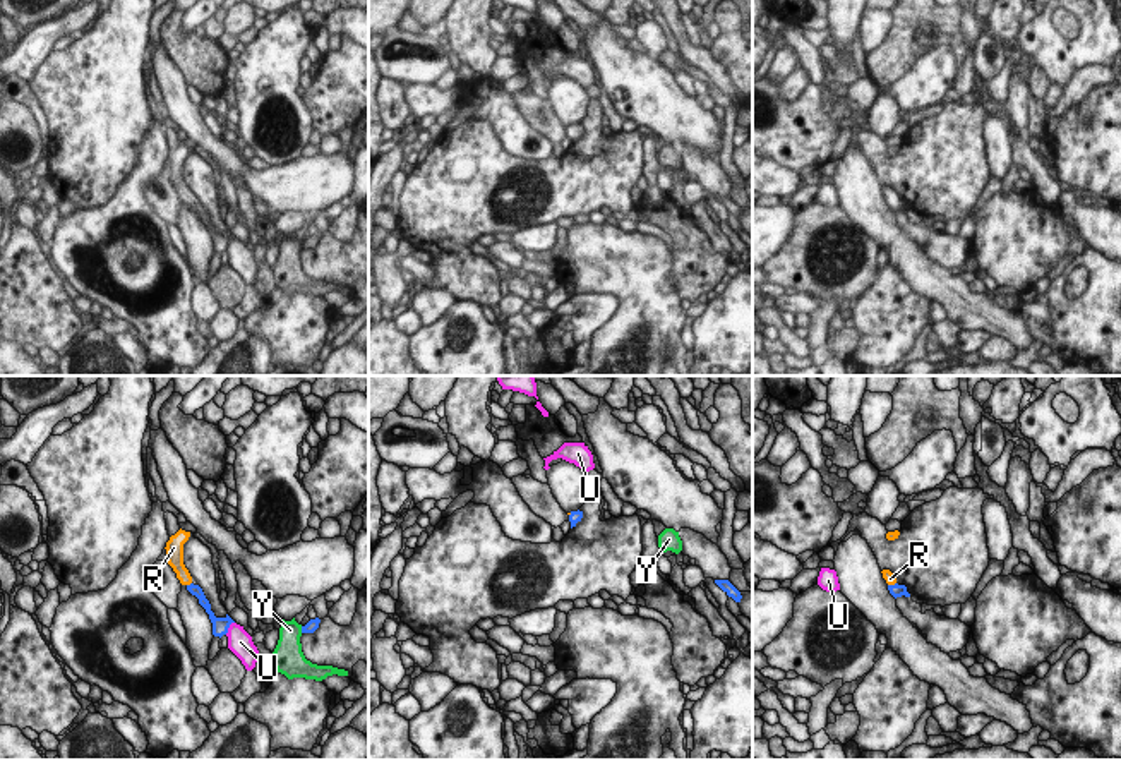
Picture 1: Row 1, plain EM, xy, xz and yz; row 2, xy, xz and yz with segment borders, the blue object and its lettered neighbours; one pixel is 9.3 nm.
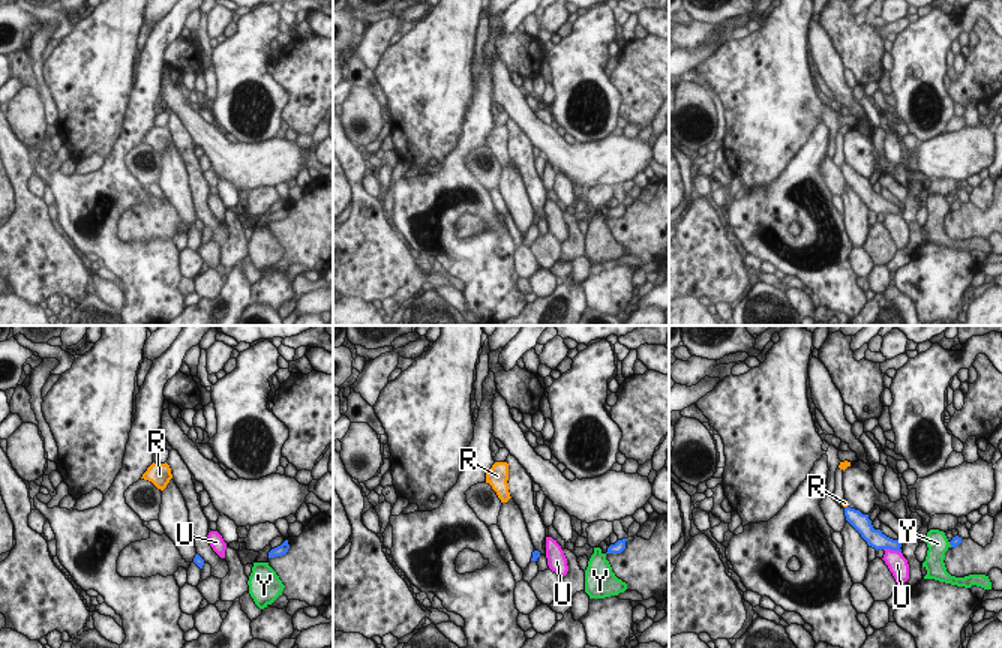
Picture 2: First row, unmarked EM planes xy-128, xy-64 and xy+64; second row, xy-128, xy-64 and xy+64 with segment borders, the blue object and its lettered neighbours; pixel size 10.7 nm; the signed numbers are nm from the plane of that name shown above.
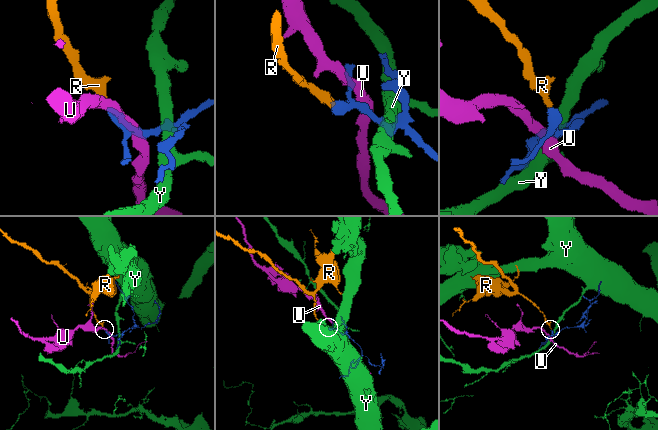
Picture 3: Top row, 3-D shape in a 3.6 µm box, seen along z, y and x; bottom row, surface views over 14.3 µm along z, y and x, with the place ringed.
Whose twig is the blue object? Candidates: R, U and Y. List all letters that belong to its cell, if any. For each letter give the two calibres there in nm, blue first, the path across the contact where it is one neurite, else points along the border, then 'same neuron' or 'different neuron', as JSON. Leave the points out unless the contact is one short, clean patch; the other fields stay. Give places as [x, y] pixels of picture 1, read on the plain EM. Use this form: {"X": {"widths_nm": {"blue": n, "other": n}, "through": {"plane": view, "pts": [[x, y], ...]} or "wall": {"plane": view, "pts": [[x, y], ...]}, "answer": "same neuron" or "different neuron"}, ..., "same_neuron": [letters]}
{"R": {"widths_nm": {"blue": 100, "other": 130}, "through": {"plane": "xy", "pts": [[196, 206], [191, 199], [177, 177]]}, "answer": "same neuron"}, "U": {"widths_nm": {"blue": 160, "other": 220}, "wall": {"plane": "xy", "pts": [[233, 237], [225, 249]]}, "answer": "different neuron"}, "Y": {"widths_nm": {"blue": 120, "other": 260}, "answer": "different neuron"}, "same_neuron": ["R"]}

